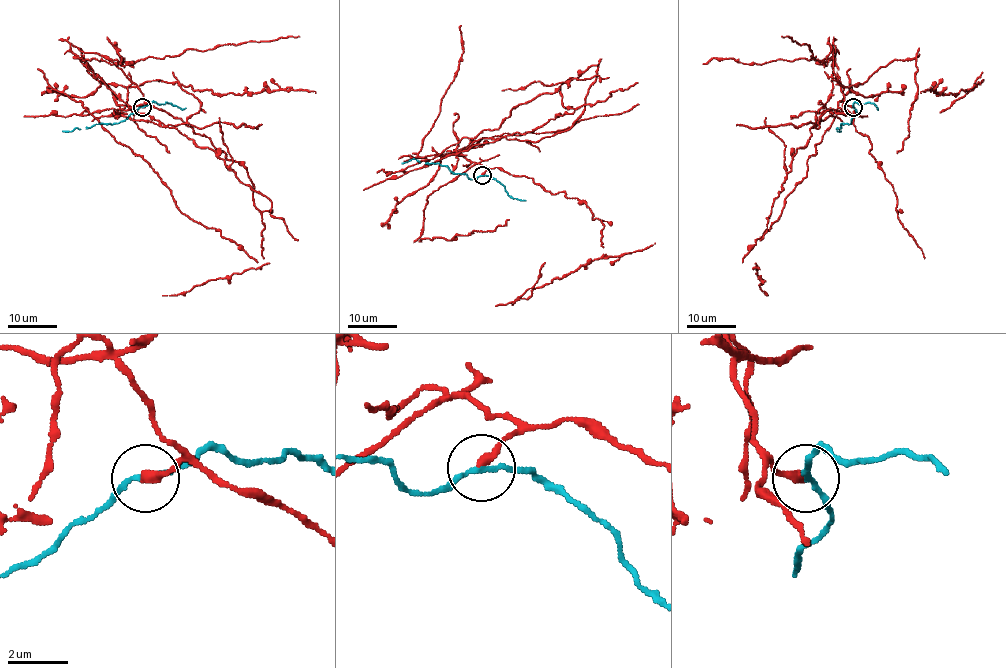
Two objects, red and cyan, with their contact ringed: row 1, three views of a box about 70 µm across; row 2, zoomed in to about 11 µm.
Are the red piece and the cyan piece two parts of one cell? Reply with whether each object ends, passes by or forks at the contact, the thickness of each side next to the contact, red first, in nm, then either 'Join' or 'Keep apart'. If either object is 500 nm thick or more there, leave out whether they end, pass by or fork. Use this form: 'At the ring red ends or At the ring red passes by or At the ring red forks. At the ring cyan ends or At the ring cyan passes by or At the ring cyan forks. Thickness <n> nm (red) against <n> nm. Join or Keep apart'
At the ring red ends. At the ring cyan passes by. Thickness 280 nm (red) against 160 nm. Keep apart

